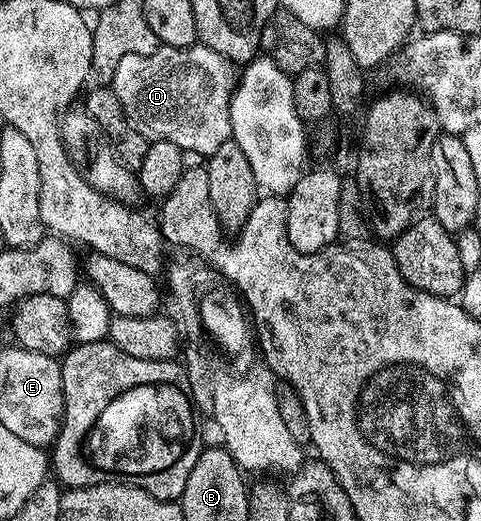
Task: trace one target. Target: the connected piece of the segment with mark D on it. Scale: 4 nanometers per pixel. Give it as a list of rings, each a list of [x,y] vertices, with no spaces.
[[[200,43],[189,46],[169,46],[162,44],[151,55],[123,55],[111,88],[119,99],[131,127],[139,131],[149,141],[175,143],[186,154],[198,153],[198,158],[207,159],[218,147],[223,147],[232,138],[231,107],[235,86],[234,62],[223,55],[211,51],[211,47]]]

